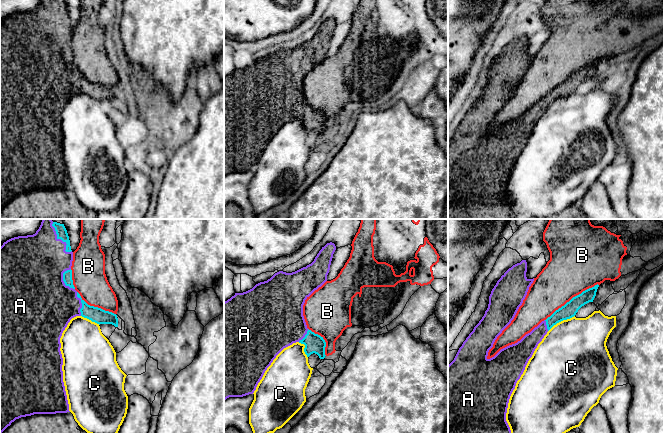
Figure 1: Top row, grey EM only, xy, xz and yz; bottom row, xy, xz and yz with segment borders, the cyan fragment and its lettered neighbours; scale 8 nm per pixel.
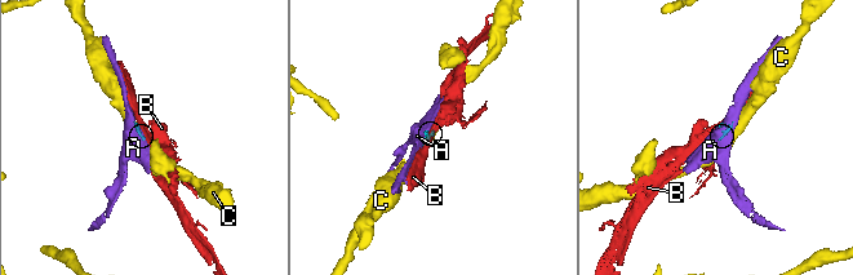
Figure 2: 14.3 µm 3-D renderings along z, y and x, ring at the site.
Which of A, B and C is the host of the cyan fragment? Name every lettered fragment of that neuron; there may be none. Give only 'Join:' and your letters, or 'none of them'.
Join: A

